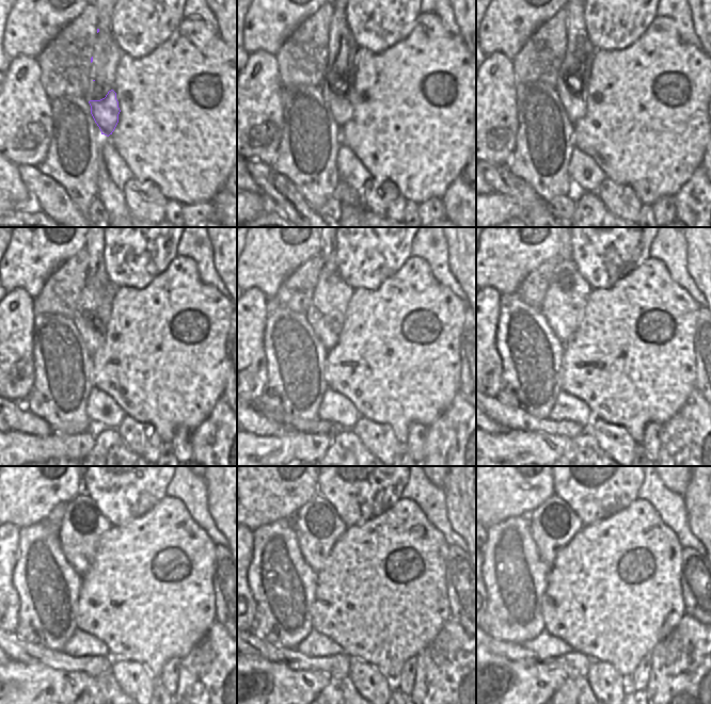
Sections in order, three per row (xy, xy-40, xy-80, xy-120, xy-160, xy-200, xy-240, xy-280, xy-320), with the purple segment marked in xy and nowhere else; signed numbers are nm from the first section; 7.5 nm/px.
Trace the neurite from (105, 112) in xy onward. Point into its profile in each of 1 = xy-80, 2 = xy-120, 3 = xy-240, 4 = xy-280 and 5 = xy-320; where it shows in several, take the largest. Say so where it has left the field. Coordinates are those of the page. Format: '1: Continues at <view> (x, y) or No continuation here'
1: Continues at xy-80 (580, 52)
2: Continues at xy-120 (95, 301)
3: Continues at xy-240 (82, 526)
4: Continues at xy-280 (317, 526)
5: Continues at xy-320 (552, 525).

